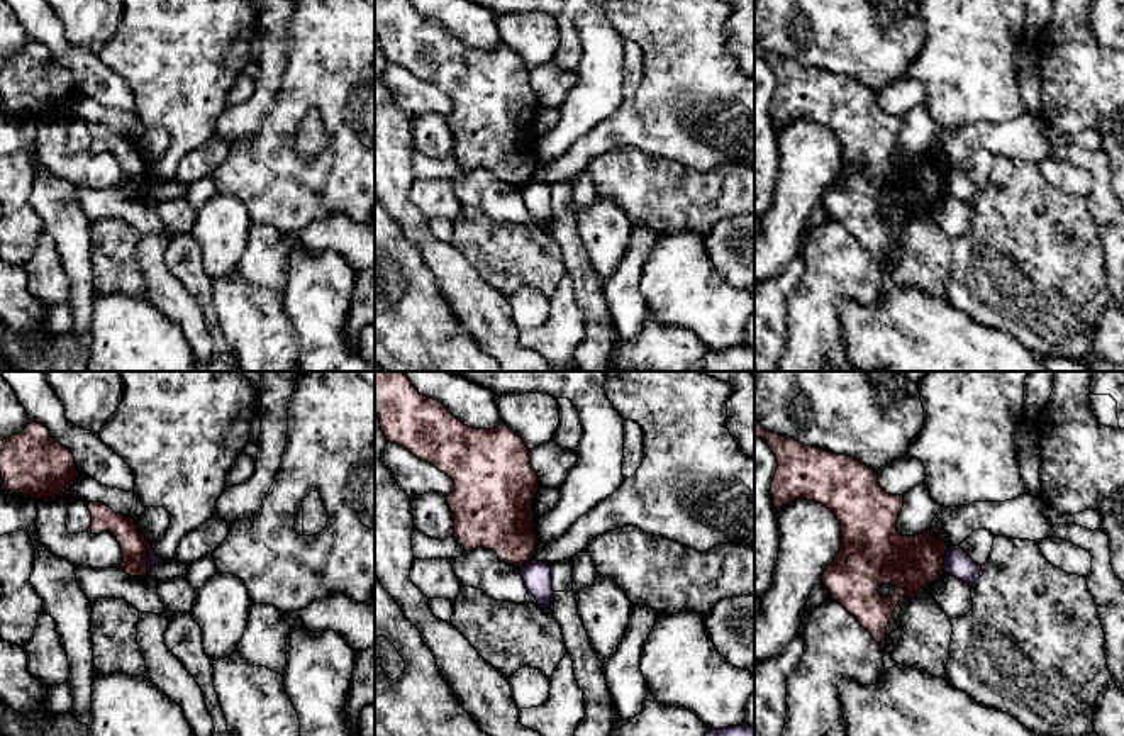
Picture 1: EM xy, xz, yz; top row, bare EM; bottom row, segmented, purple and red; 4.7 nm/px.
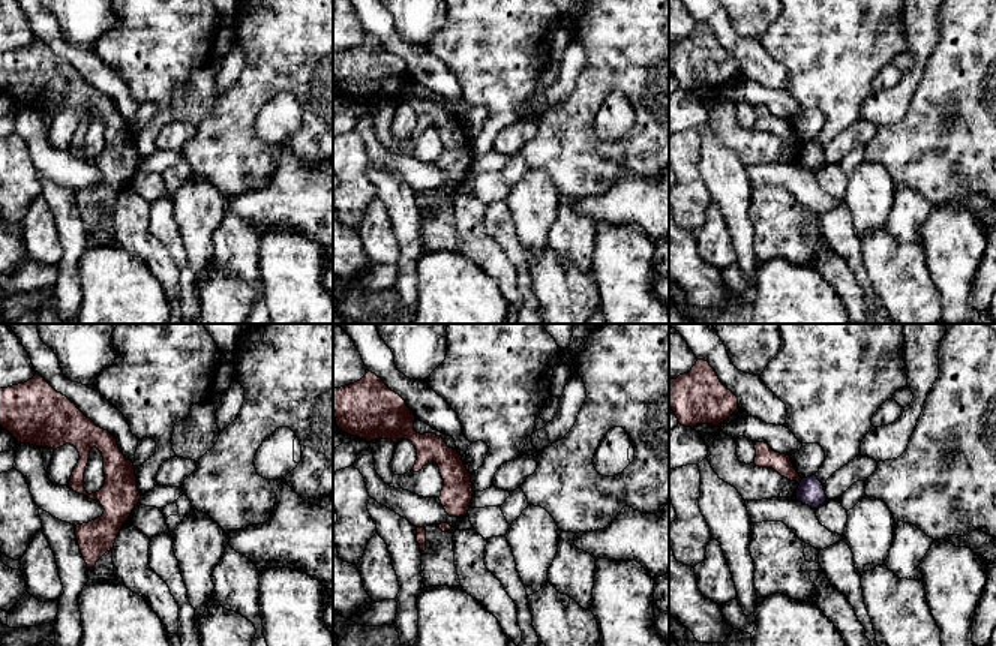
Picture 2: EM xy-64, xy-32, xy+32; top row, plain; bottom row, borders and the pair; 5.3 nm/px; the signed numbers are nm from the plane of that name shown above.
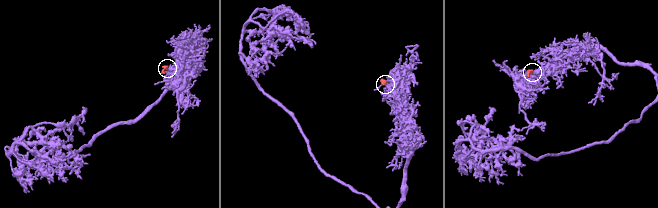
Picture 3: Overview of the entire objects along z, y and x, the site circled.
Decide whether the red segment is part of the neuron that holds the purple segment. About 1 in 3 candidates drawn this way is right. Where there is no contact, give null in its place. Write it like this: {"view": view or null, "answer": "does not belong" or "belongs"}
{"view": "xy", "answer": "does not belong"}

